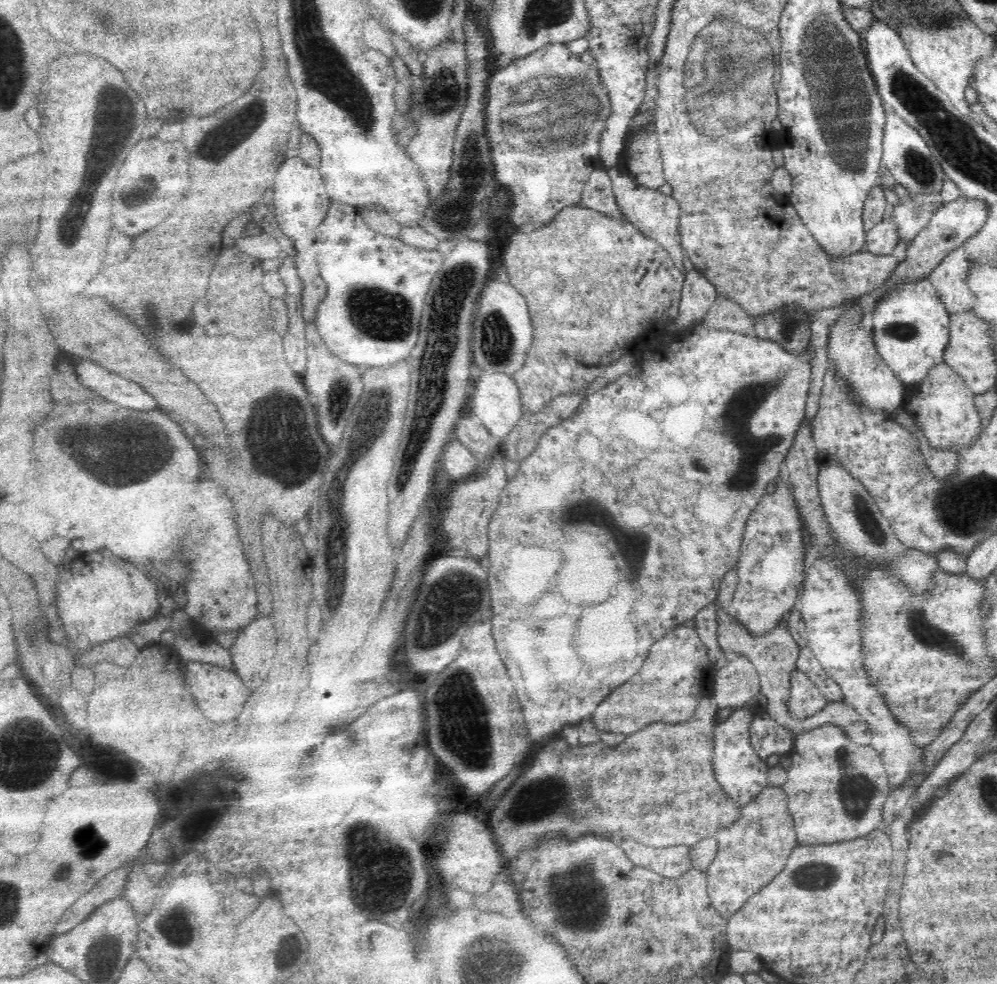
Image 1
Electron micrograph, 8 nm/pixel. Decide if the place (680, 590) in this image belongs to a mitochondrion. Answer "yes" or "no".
no

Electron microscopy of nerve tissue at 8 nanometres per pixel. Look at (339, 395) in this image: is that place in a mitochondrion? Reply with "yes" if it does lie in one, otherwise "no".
yes

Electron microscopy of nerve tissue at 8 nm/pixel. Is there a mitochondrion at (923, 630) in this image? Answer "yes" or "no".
yes

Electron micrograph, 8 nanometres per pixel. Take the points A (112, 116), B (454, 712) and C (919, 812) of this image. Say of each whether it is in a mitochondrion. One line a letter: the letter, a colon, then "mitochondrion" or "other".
A: mitochondrion
B: mitochondrion
C: other

